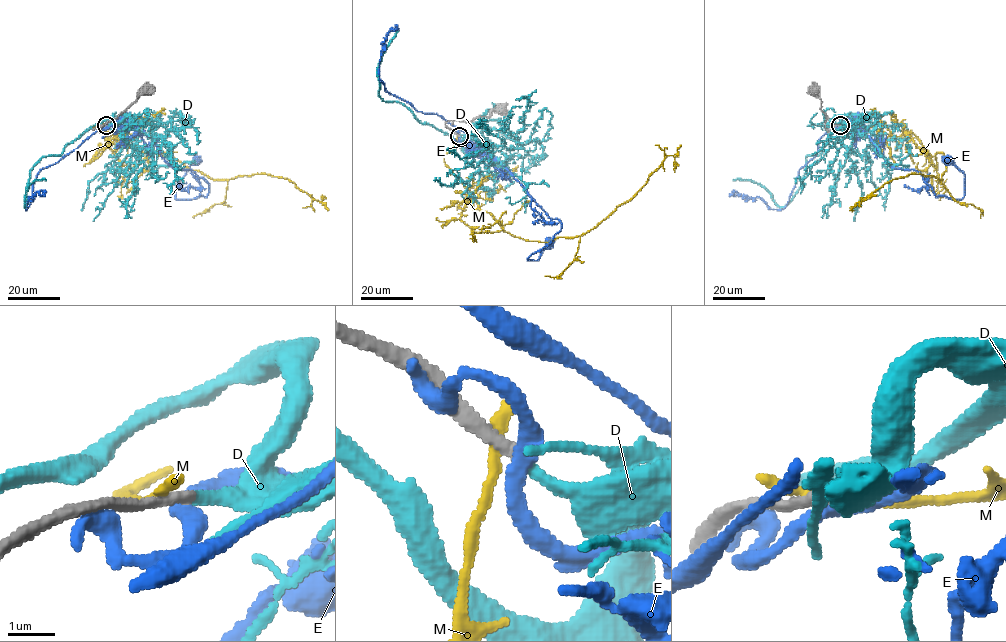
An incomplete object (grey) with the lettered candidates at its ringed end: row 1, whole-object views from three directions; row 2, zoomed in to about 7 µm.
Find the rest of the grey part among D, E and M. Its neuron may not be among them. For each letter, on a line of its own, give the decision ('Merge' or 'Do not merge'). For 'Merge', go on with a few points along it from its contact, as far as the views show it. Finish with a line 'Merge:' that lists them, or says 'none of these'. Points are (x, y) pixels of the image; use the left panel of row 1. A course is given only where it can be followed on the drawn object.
D: Merge. Its course: (106, 125), (110, 117), (86, 129), (60, 155), (42, 157), (31, 170), (25, 207), (29, 185), (46, 180)
E: Do not merge
M: Do not merge
Merge: D

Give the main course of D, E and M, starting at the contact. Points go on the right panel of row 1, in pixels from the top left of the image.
D: (840, 125), (849, 118), (820, 153), (806, 157), (802, 186), (786, 205), (749, 179), (732, 180)
E: (840, 125), (848, 122), (863, 131), (893, 167), (914, 169), (937, 196), (960, 199), (964, 175), (947, 161)
M: (839, 125), (905, 133), (929, 155), (944, 155), (942, 179), (911, 174), (876, 194)

